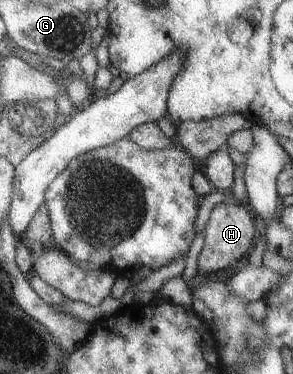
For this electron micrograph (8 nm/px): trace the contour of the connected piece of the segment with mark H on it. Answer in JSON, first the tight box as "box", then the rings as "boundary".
{"box":[198,201,258,279],"boundary":[[[230,201],[218,203],[211,210],[205,227],[205,242],[198,256],[199,279],[219,269],[227,269],[249,253],[258,237],[249,208],[244,204],[231,204]]]}

